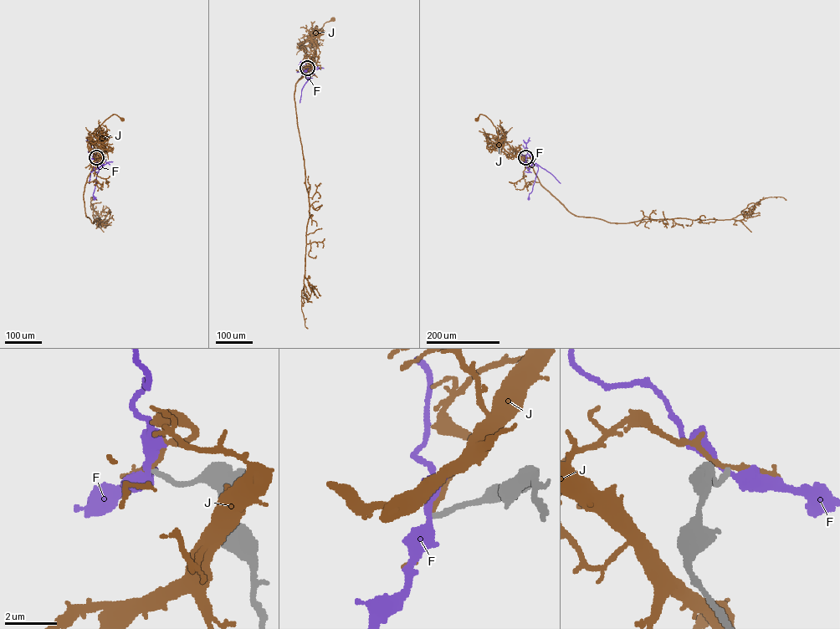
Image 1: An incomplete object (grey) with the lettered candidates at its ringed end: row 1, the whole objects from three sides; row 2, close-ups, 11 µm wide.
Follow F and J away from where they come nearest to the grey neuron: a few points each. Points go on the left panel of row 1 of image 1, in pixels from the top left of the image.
F: (96, 157), (94, 159), (99, 170), (93, 194), (94, 198)
J: (96, 157), (98, 156), (92, 140), (98, 140), (96, 131), (99, 126), (113, 114), (122, 119)

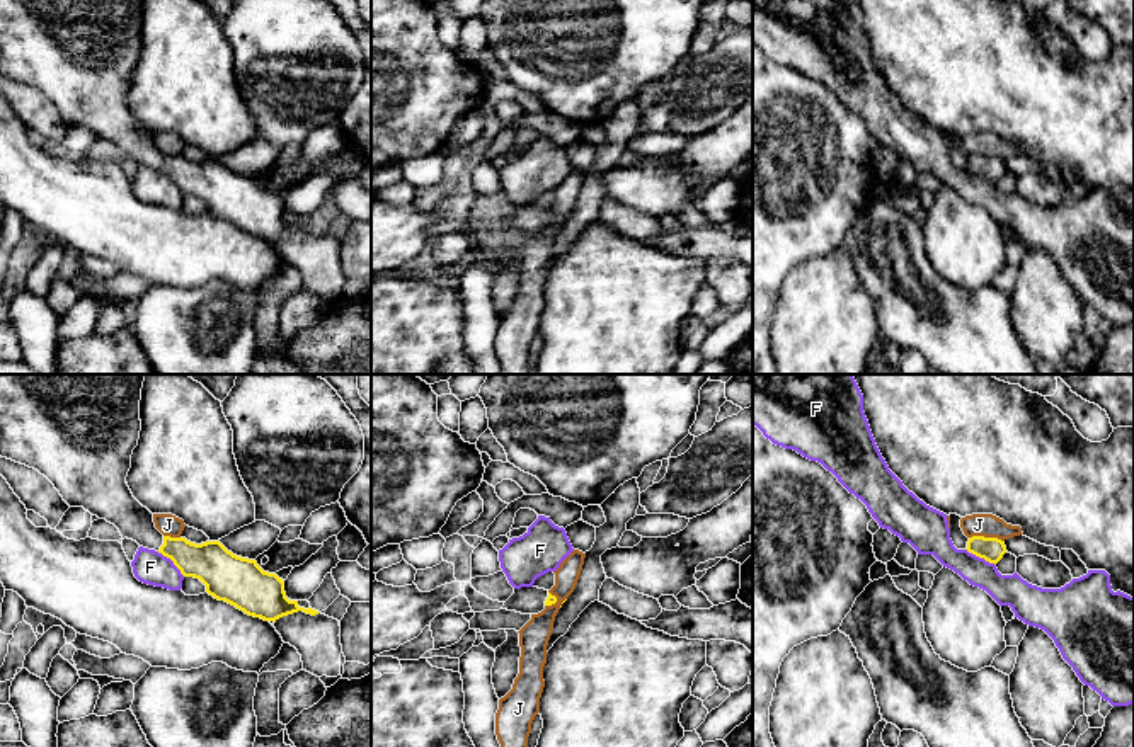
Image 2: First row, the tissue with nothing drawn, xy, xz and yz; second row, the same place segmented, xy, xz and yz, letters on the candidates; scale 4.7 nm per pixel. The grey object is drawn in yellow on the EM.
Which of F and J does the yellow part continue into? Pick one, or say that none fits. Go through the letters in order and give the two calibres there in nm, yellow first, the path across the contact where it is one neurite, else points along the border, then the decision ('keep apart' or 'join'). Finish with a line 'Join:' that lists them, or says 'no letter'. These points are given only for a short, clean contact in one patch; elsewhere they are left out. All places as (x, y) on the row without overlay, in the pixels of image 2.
F: 200 nm thick on the yellow side, 160 nm on the other; border along xy (157, 171), (166, 174), (184, 194); keep apart
J: 110 nm thick on the yellow side, 110 nm on the other; border along yz (969, 155), (996, 155), (1003, 160); keep apart
Join: no letter

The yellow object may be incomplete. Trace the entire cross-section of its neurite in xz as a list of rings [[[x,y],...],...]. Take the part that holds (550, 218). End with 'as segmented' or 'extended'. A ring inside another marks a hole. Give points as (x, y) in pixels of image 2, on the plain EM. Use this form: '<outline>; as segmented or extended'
[[[521,206],[514,208],[514,213],[504,221],[502,228],[516,230],[521,233],[538,233],[547,225],[557,221],[557,216],[545,208]]]; extended

